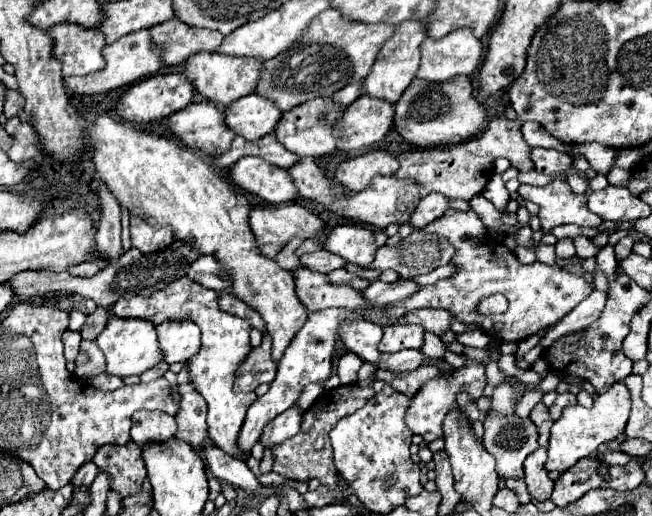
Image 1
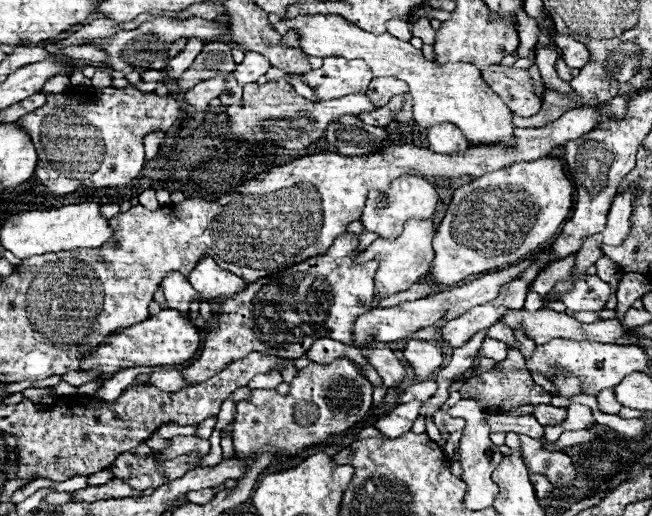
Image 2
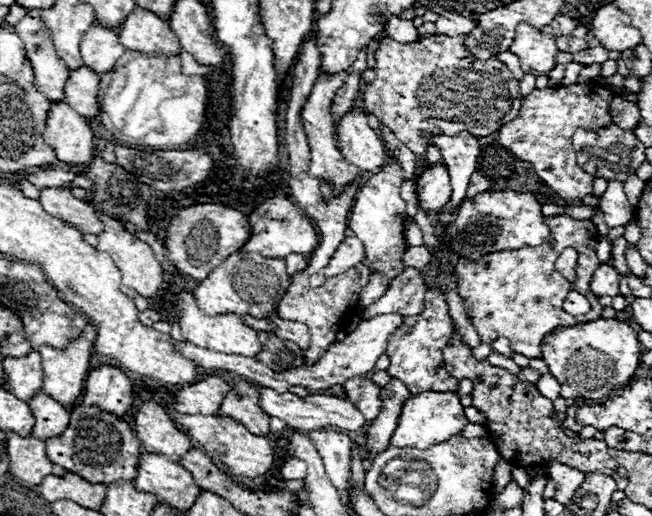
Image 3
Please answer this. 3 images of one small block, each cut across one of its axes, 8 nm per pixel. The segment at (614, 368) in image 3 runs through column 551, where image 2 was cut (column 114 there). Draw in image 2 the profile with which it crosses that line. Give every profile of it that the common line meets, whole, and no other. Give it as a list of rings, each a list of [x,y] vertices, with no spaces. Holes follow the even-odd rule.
[[[162,310],[162,312],[158,312],[156,316],[150,316],[146,322],[140,322],[140,324],[130,326],[130,328],[124,328],[124,330],[116,330],[114,334],[110,334],[110,336],[104,340],[104,346],[100,346],[100,348],[96,348],[92,354],[88,354],[88,358],[82,362],[80,370],[96,370],[96,368],[100,368],[100,370],[104,370],[104,372],[106,372],[106,376],[102,378],[102,380],[106,380],[106,378],[114,376],[118,370],[124,370],[124,368],[134,368],[134,366],[166,366],[166,364],[182,364],[182,362],[190,360],[190,358],[196,354],[198,346],[200,346],[200,334],[198,334],[198,328],[196,328],[196,326],[194,326],[194,324],[192,324],[184,314],[180,314],[178,310]]]

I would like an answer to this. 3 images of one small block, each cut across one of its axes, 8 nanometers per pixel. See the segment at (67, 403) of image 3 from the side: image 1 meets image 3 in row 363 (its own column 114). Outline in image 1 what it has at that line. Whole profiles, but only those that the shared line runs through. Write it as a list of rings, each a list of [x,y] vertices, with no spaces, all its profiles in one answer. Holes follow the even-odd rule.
[[[138,30],[138,32],[122,36],[114,44],[104,46],[104,50],[102,50],[102,54],[106,58],[106,68],[104,70],[98,70],[98,72],[86,74],[86,76],[64,78],[64,84],[74,94],[102,94],[102,92],[122,88],[122,86],[130,86],[130,84],[134,84],[134,82],[138,82],[142,78],[154,76],[164,66],[160,52],[162,52],[160,46],[156,46],[152,42],[150,30]]]

